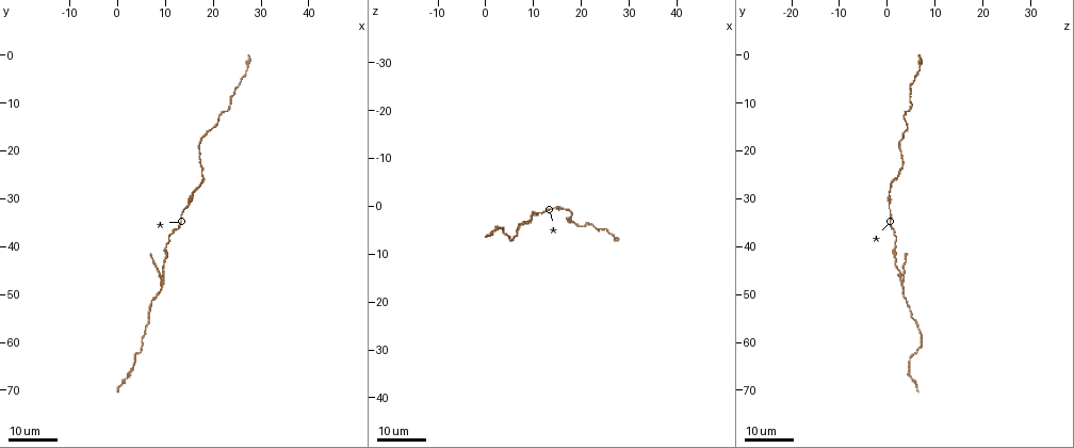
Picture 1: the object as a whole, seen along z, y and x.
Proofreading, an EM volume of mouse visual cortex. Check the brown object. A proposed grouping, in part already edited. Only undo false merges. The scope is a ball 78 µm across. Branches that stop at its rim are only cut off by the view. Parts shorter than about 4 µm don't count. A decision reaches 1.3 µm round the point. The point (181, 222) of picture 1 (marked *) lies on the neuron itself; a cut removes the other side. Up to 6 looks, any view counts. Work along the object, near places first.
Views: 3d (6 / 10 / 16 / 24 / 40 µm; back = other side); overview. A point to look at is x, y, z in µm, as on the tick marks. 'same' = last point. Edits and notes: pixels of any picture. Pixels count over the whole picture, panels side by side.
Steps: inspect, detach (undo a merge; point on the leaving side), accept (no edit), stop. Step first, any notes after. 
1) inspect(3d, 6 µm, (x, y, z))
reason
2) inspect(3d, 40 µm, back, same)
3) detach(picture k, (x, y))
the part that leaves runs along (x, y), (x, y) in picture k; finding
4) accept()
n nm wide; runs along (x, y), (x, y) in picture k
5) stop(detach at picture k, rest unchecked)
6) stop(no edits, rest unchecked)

inspect(3d, 24 µm, (5.0, 60.0, 7.5))
thin neck

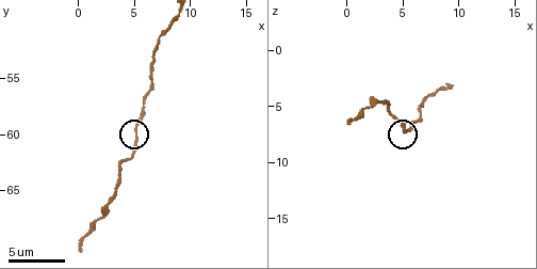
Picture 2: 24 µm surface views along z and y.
inspect(3d, 10 µm, same)
closer look

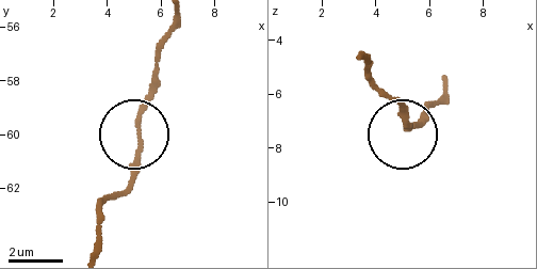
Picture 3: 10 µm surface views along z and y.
accept()
180 nm wide; runs along (174, 21), (137, 125), (130, 191) in picture 3; one neuron here

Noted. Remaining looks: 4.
inspect(3d, 10 µm, (3.2, 65.2, 4.6))
thick turns thin

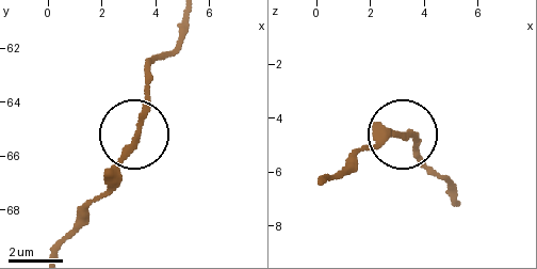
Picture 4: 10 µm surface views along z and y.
accept()
runs along (185, 19), (178, 47), (146, 74), (132, 149), (98, 195) in picture 4; one neuron here

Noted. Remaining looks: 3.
inspect(3d, 16 µm, (10.5, 40.0, 1.5))
sudden change in width

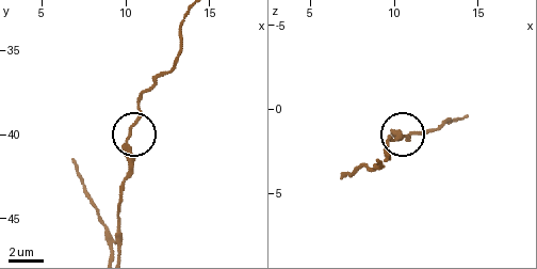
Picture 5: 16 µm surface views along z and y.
inspect(3d, 10 µm, same)

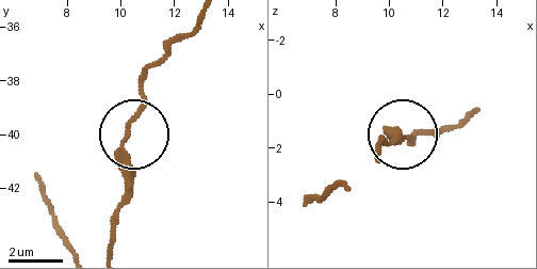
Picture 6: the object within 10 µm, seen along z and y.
accept()
runs along (200, 22), (145, 77), (119, 153), (127, 199) in picture 6; continuous, no second neuron

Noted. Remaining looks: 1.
stop(no edits, rest unchecked)

